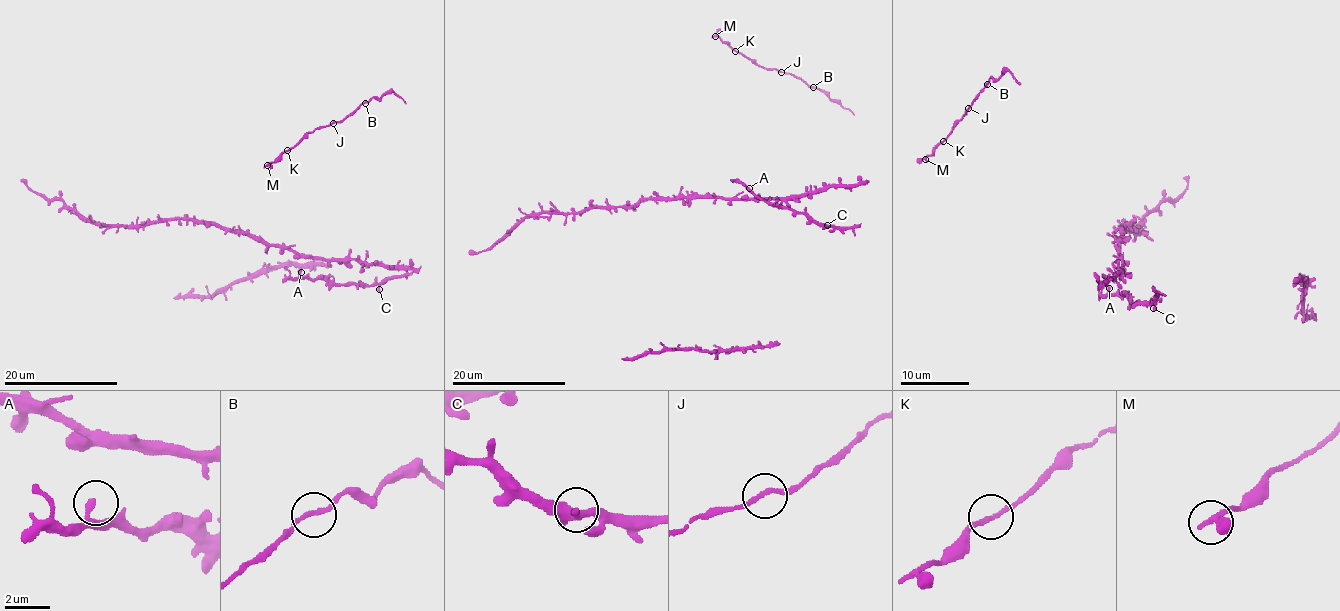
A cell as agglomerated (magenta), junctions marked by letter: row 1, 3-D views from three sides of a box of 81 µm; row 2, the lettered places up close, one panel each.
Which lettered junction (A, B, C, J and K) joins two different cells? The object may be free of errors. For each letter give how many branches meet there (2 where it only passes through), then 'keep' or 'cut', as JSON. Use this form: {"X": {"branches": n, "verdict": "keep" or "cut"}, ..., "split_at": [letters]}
{"A": {"branches": 2, "verdict": "keep"}, "B": {"branches": 2, "verdict": "keep"}, "C": {"branches": 2, "verdict": "keep"}, "J": {"branches": 2, "verdict": "keep"}, "K": {"branches": 2, "verdict": "keep"}, "split_at": []}

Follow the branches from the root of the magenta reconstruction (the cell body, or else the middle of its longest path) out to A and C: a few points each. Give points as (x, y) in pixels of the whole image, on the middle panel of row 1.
A: (736, 198), (777, 197), (777, 199), (766, 202), (749, 188)
C: (736, 198), (777, 197), (777, 205), (807, 212), (816, 221), (827, 225)

